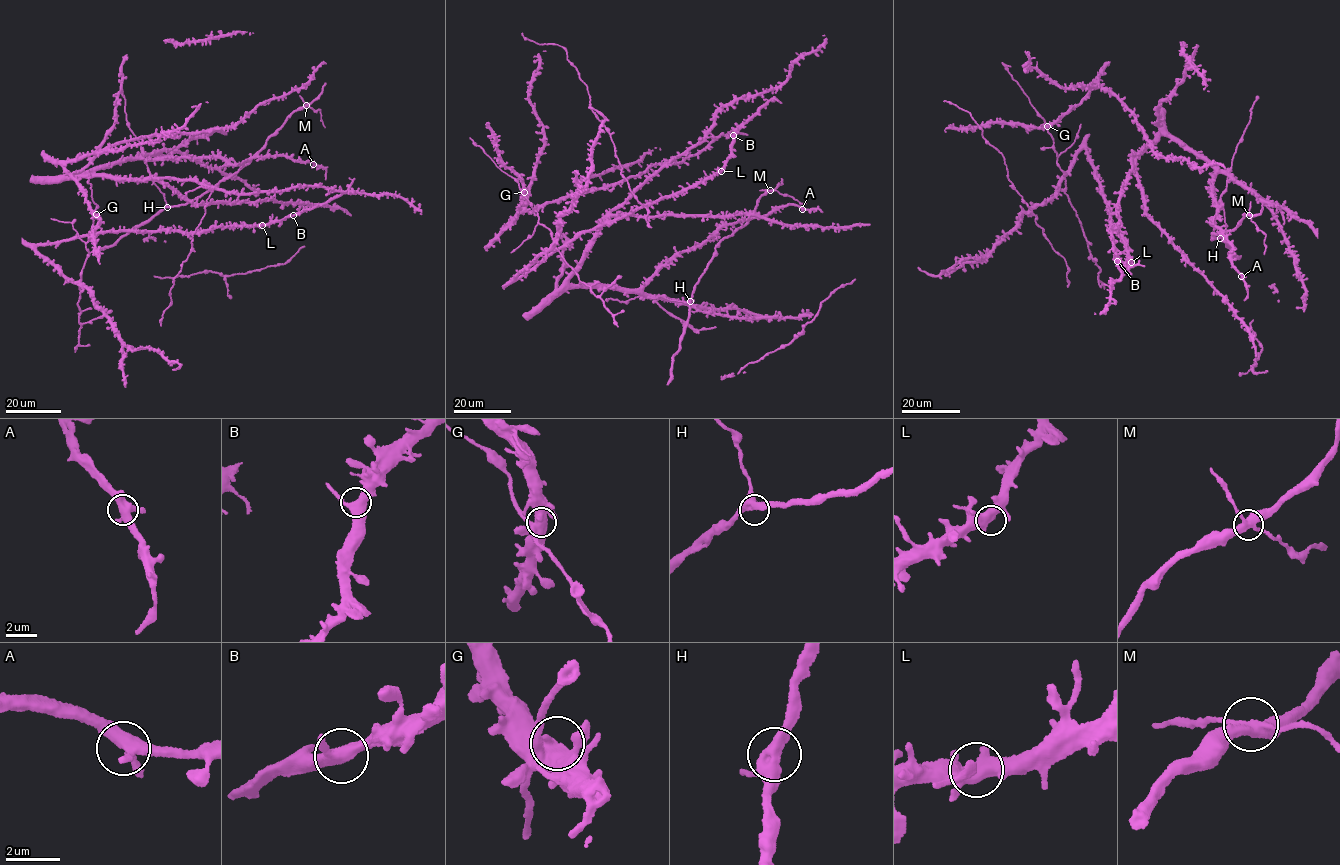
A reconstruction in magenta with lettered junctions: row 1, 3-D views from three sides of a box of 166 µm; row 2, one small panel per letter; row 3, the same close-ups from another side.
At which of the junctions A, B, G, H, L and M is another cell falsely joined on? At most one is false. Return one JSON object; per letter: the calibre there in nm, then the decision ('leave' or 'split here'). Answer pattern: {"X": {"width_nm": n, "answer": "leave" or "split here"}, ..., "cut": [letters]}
{"A": {"width_nm": 440, "answer": "leave"}, "B": {"width_nm": 400, "answer": "leave"}, "G": {"width_nm": 440, "answer": "leave"}, "H": {"width_nm": 420, "answer": "leave"}, "L": {"width_nm": 460, "answer": "leave"}, "M": {"width_nm": 420, "answer": "split here"}, "cut": ["M"]}

